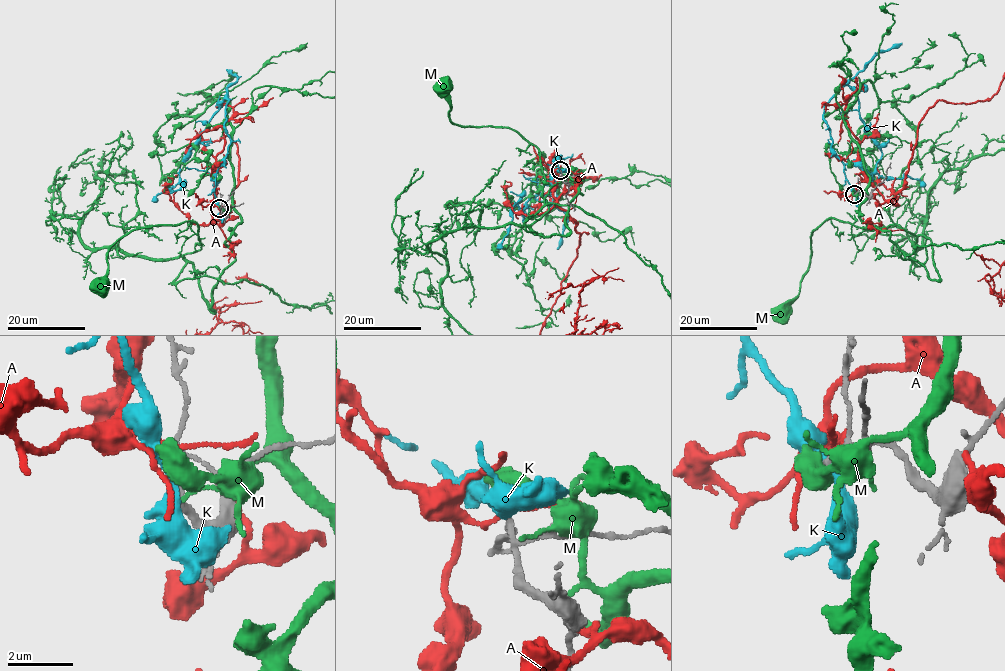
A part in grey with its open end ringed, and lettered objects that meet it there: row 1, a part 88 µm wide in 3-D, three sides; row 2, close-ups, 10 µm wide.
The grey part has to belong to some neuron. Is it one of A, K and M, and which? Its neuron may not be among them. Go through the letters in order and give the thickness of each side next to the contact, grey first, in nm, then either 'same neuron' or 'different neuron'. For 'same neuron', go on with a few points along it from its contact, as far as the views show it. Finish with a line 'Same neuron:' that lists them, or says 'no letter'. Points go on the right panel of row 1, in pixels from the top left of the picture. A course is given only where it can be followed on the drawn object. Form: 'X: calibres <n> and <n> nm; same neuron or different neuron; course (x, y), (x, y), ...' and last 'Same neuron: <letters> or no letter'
A: calibres 150 and 140 nm; different neuron
K: calibres 130 and 320 nm; different neuron
M: calibres 180 and 700 nm; different neuron
Same neuron: no letter

